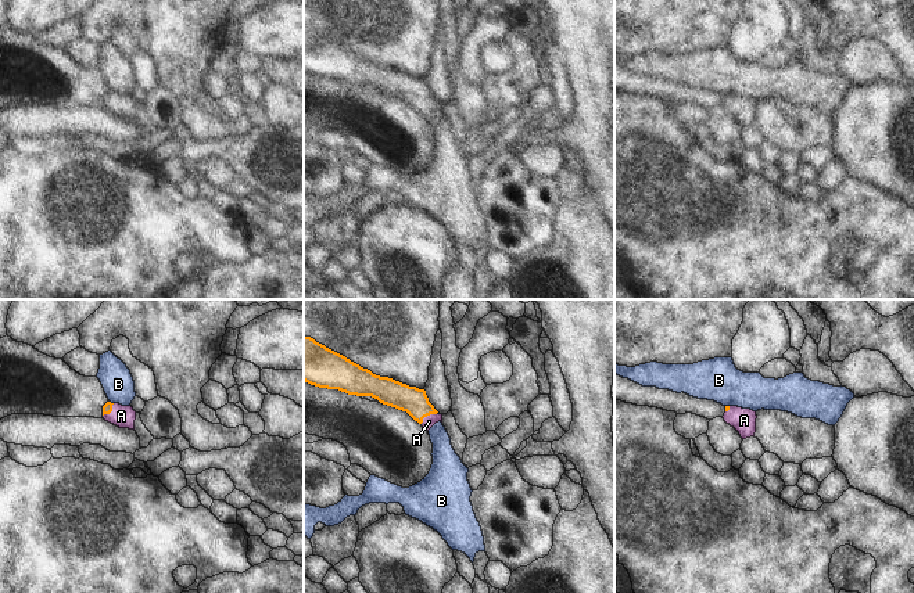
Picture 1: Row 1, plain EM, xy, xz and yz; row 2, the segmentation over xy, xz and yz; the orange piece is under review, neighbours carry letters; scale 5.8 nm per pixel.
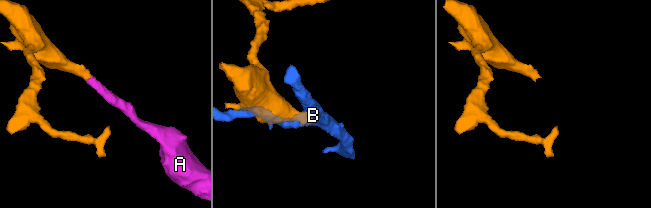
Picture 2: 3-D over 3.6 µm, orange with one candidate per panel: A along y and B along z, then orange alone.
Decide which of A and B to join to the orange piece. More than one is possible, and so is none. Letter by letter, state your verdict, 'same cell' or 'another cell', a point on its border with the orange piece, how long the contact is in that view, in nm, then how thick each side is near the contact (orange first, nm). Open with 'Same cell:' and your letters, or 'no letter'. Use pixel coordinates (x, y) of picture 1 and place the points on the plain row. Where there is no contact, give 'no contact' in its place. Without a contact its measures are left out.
Same cell: A
A: same cell; contact xz (427, 104); length 110 nm; calibres 160 and 70 nm
B: another cell; contact xy (110, 92); length 30 nm; calibres 60 and 180 nm

